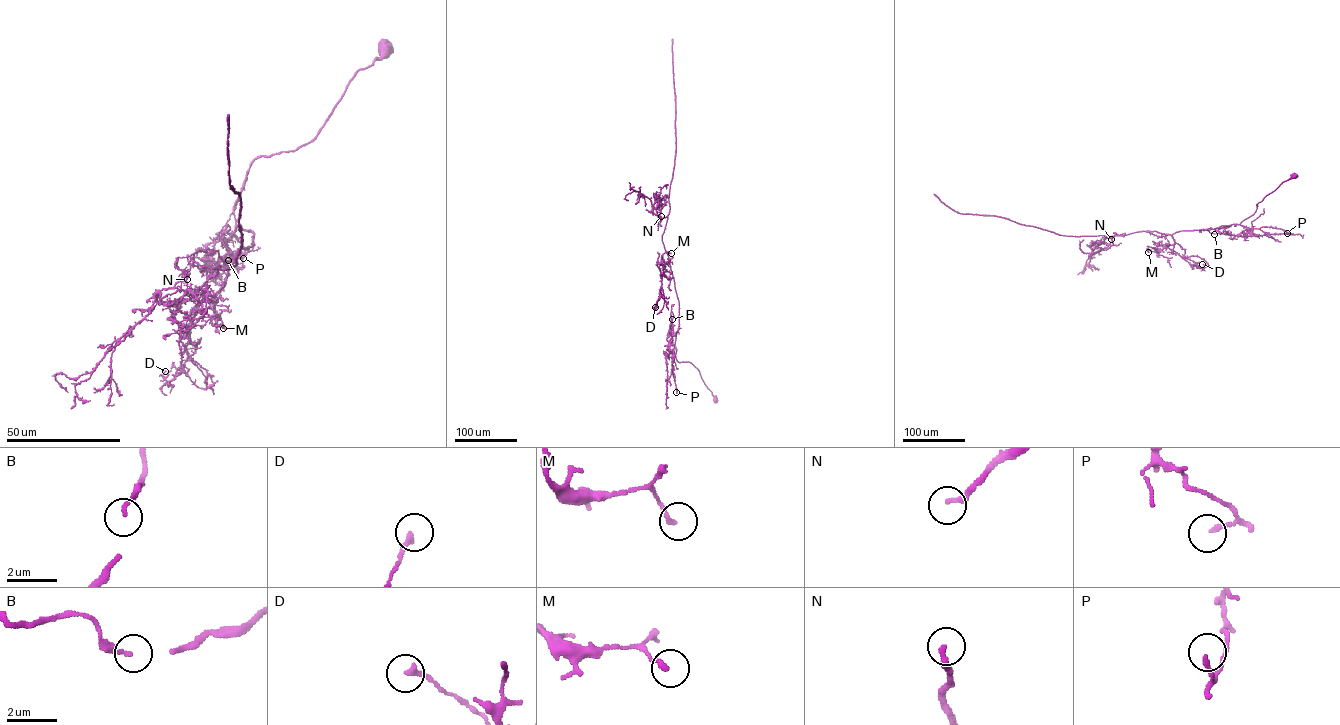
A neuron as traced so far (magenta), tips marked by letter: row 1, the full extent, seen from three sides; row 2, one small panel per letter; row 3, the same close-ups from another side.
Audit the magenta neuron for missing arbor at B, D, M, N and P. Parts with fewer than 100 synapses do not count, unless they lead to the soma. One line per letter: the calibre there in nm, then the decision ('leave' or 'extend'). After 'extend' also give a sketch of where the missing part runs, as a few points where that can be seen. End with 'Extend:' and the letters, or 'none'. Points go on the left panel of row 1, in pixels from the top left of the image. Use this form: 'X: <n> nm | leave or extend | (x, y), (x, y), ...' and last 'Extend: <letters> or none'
B: 100 nm | leave
D: 220 nm | leave
M: 190 nm | leave
N: 220 nm | leave
P: 170 nm | leave
Extend: none

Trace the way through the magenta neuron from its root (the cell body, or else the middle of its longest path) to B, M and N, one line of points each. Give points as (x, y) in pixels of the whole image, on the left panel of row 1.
B: (385, 49), (313, 139), (252, 163), (235, 229), (214, 244), (212, 259), (231, 259), (222, 242), (228, 260)
M: (385, 49), (313, 139), (252, 163), (234, 215), (253, 244), (185, 328), (202, 317), (223, 328)
N: (385, 49), (313, 139), (252, 163), (252, 246), (195, 252), (208, 280), (157, 300), (179, 257), (187, 279)

